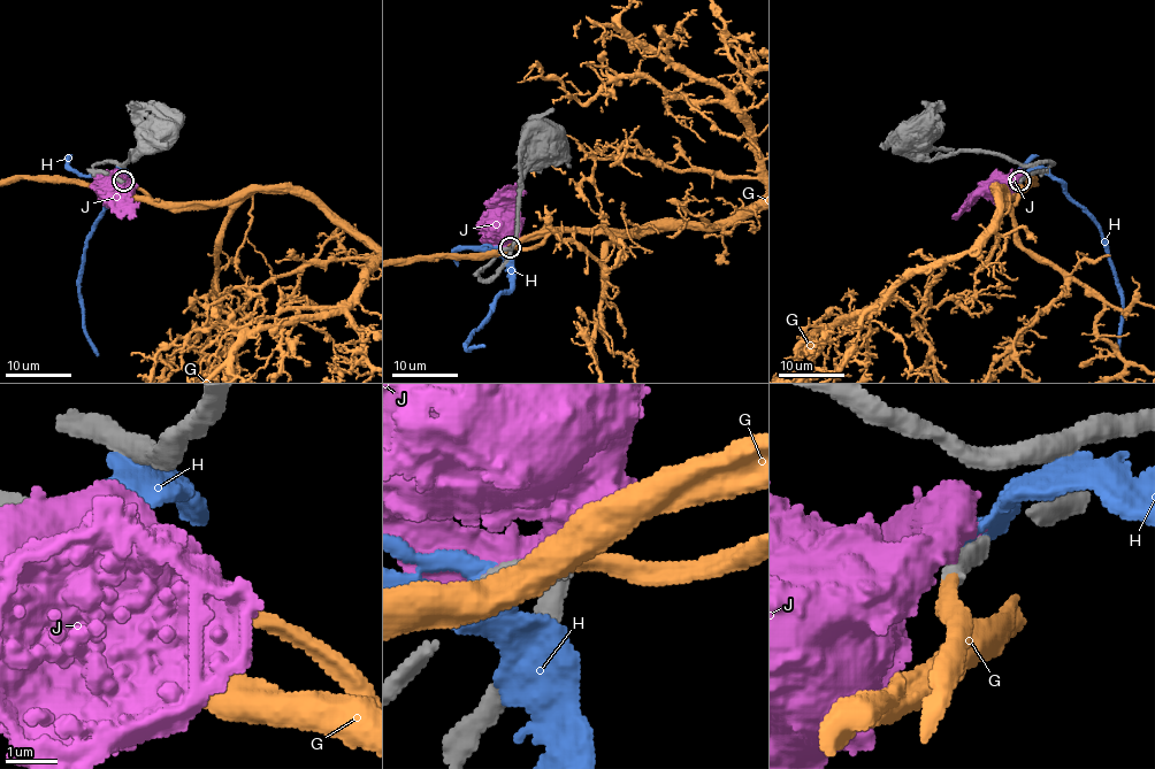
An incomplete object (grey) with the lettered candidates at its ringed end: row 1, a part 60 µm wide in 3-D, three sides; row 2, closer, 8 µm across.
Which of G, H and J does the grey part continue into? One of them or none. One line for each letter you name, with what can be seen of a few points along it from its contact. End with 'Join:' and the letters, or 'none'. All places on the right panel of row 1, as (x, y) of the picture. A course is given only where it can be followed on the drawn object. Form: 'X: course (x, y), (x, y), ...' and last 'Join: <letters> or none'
Join: G

